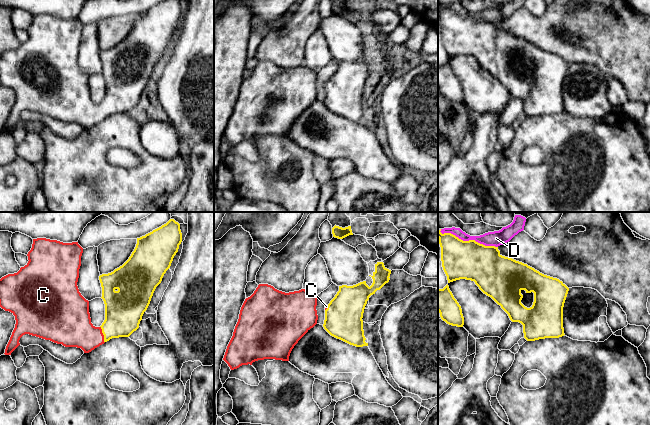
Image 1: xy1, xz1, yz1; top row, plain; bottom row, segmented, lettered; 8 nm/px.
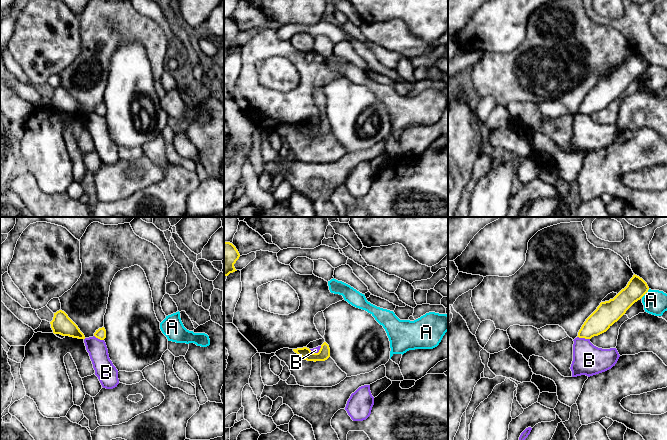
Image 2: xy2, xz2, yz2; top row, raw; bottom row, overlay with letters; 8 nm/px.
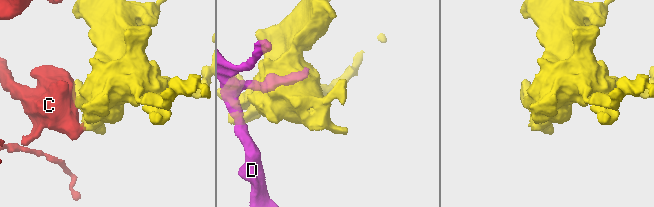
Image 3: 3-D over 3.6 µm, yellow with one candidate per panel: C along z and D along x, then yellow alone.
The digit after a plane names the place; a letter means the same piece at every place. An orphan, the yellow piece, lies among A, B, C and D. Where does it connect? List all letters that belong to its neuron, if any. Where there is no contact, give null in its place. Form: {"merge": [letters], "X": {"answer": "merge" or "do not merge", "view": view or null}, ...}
{"merge": ["C"], "A": {"answer": "do not merge", "view": "yz2"}, "B": {"answer": "do not merge", "view": "yz2"}, "C": {"answer": "merge", "view": "xy1"}, "D": {"answer": "do not merge", "view": "yz1"}}

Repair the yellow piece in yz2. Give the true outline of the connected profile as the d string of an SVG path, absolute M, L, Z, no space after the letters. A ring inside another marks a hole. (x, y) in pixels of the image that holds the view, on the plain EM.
M634 50L627 62L613 75L600 79L597 85L586 95L577 113L591 115L606 108L648 66L647 59Z

